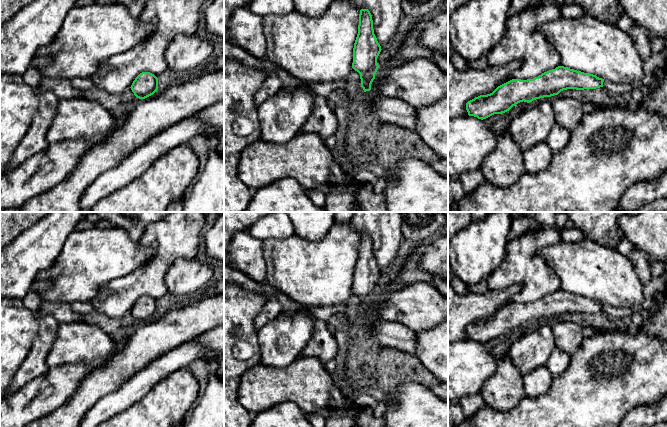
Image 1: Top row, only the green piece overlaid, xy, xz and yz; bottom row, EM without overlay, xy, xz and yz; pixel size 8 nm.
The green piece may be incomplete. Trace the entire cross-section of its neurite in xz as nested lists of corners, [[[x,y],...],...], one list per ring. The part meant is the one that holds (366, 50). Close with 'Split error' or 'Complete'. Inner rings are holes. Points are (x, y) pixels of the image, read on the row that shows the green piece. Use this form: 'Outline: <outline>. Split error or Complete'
Outline: [[[361,9],[358,34],[353,48],[352,68],[360,74],[364,92],[371,90],[371,84],[379,68],[377,58],[381,50],[374,34],[372,15],[368,9]]]. Complete

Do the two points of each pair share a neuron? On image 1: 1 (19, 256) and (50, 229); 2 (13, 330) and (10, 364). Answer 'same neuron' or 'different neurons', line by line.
1: same neuron
2: same neuron

